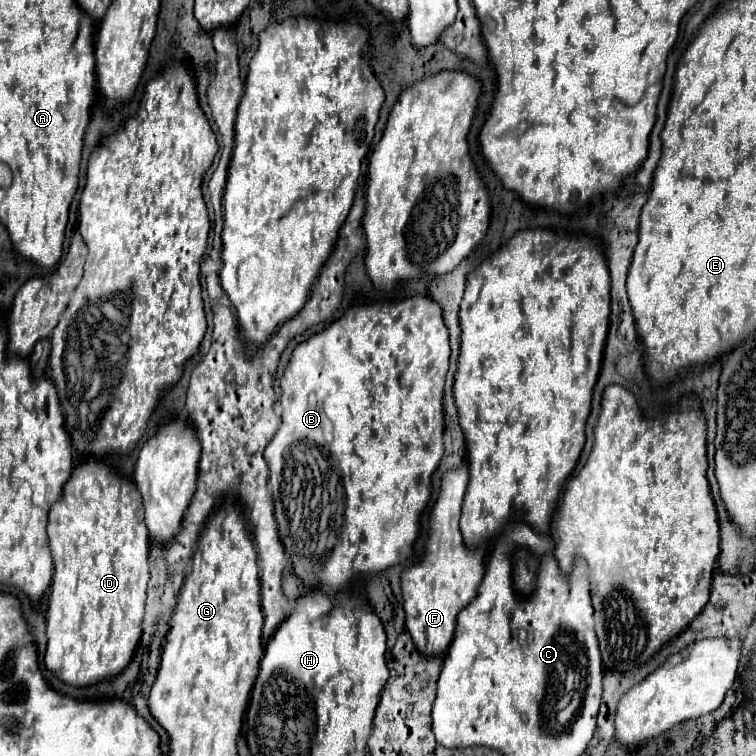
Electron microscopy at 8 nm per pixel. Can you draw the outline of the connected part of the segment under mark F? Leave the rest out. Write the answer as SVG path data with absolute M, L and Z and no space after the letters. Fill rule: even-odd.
M466 463L450 469L442 479L440 497L430 515L430 537L426 541L426 555L420 563L404 571L402 597L406 611L406 629L424 657L444 655L452 643L458 613L478 593L478 583L484 577L484 547L466 549L460 535L460 509L468 485Z

